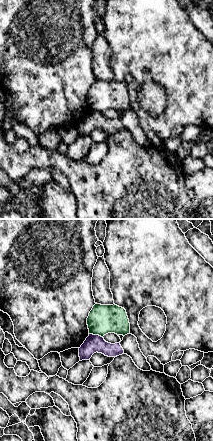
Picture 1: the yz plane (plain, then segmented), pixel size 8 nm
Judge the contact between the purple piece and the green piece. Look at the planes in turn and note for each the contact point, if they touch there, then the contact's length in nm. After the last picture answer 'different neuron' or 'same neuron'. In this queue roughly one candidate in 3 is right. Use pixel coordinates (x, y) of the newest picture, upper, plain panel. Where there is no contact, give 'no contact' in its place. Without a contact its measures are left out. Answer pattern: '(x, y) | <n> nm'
(96, 111) | 120 nm

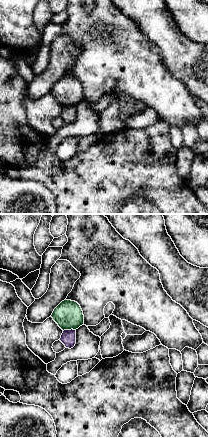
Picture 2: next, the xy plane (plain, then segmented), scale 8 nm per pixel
(69, 106) | 110 nm

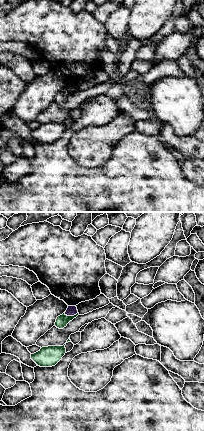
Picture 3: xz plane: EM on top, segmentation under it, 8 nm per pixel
(70, 91) | 110 nm

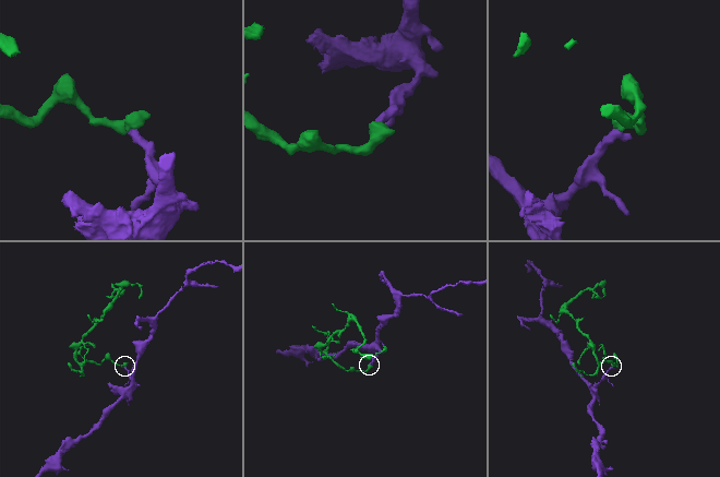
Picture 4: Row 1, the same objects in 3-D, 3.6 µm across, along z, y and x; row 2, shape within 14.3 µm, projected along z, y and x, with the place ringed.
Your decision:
different neuron

